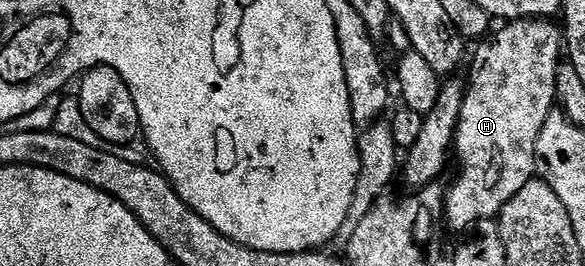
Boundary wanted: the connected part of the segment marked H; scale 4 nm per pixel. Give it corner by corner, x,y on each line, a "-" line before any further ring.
529,19
526,21
510,21
507,22
494,36
491,38
492,45
488,45
476,57
476,74
472,77
472,82
467,82
466,92
464,94
464,102
462,103
462,115
460,122
456,128
456,139
454,142
454,157
460,160
460,174
456,177
456,182
449,187
446,192
446,200
443,212
448,213
448,221
456,229
464,229
475,227
482,221
491,221
499,218
500,212
506,207
506,203
510,203
510,199
514,199
514,195
518,195
518,191
522,191
522,187
526,187
528,181
533,180
538,173
538,162
536,159
536,140
542,131
542,127
546,123
546,119
554,112
556,100
556,76
562,64
562,29
555,20
552,19

